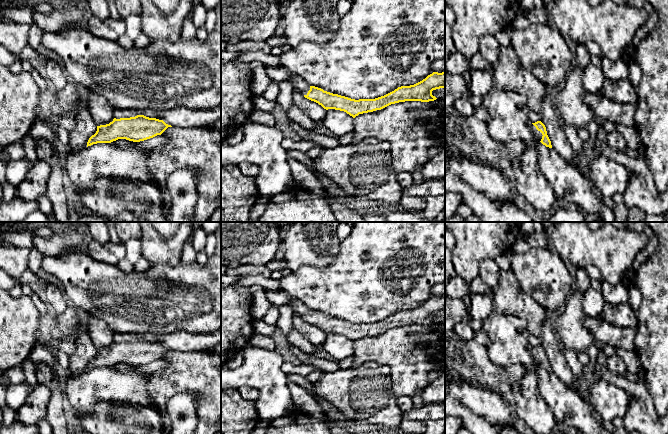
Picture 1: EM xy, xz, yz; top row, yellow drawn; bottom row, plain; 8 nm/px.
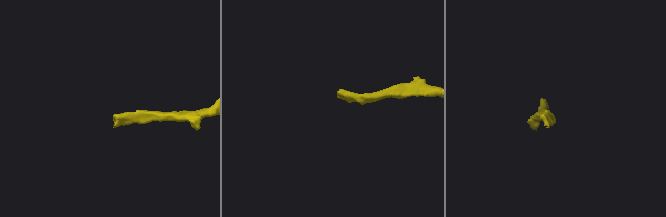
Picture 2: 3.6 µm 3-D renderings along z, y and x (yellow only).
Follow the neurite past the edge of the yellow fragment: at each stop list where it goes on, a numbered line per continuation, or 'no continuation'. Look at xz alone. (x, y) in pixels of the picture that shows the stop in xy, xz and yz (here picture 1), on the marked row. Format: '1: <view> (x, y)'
1: xz (298, 84)

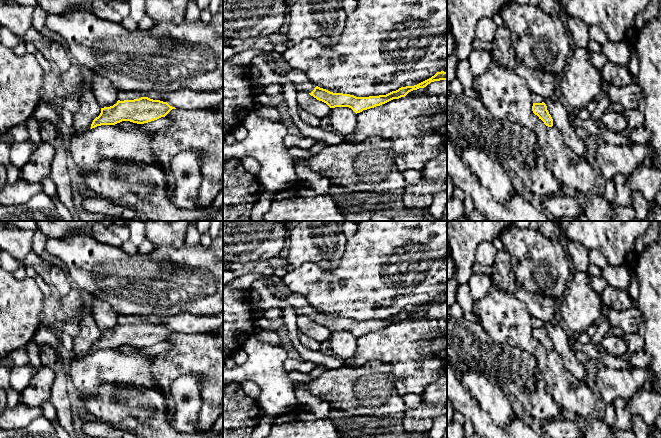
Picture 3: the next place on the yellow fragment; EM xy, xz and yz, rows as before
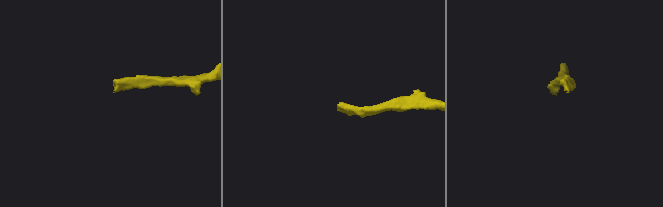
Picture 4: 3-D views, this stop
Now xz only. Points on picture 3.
1: xz (300, 80)

